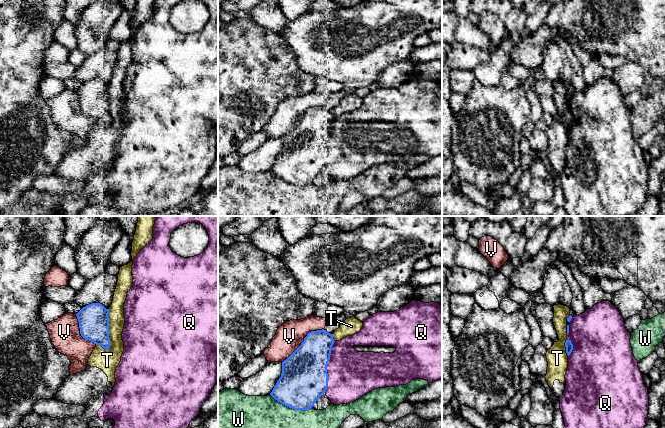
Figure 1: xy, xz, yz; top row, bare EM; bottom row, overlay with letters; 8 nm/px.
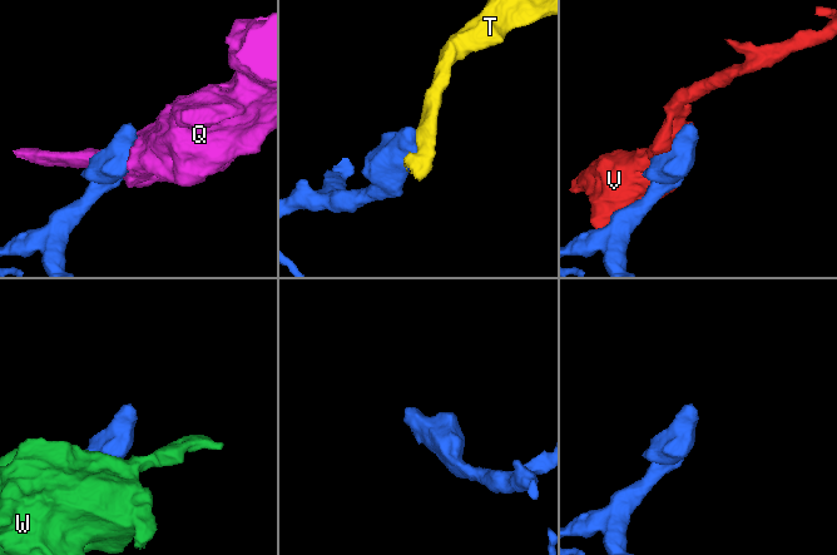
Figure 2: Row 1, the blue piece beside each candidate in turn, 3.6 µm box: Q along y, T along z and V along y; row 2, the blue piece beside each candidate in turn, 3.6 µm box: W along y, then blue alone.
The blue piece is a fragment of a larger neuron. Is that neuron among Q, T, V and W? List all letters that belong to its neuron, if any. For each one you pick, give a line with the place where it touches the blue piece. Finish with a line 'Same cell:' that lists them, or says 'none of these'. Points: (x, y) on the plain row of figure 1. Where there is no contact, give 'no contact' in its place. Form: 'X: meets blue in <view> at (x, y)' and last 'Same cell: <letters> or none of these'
Same cell: none of these

